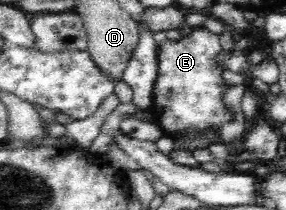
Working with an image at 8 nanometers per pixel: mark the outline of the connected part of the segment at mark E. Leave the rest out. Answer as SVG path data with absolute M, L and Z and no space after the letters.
M193 27L193 32L181 37L179 42L167 38L158 48L157 78L149 110L160 129L173 140L179 134L191 136L213 128L219 130L221 124L231 122L237 116L223 103L228 85L223 79L223 68L215 63L215 56L222 50L219 37L205 27Z

